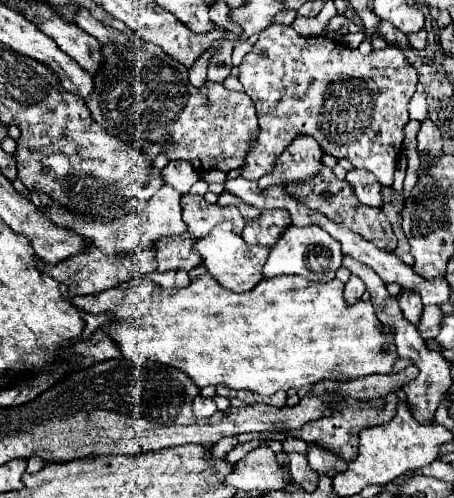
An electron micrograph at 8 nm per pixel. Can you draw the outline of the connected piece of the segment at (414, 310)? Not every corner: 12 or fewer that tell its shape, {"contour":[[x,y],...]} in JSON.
{"contour":[[419,294],[397,296],[405,318],[417,326],[423,314]]}

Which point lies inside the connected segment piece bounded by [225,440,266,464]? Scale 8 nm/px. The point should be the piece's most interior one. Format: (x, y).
(240, 450)

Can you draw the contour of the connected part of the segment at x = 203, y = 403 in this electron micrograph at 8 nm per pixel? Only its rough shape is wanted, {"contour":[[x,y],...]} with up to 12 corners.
{"contour":[[197,396],[193,412],[197,418],[209,418],[217,412],[213,398]]}

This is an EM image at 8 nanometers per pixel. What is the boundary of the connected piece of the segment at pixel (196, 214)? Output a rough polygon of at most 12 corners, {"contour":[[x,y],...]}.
{"contour":[[181,196],[183,222],[201,238],[225,222],[223,208],[203,196]]}

